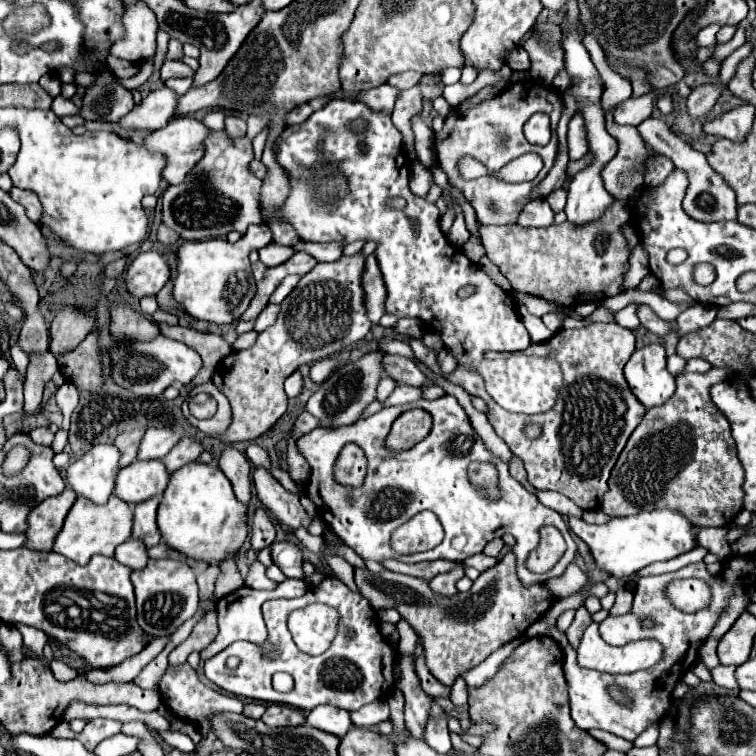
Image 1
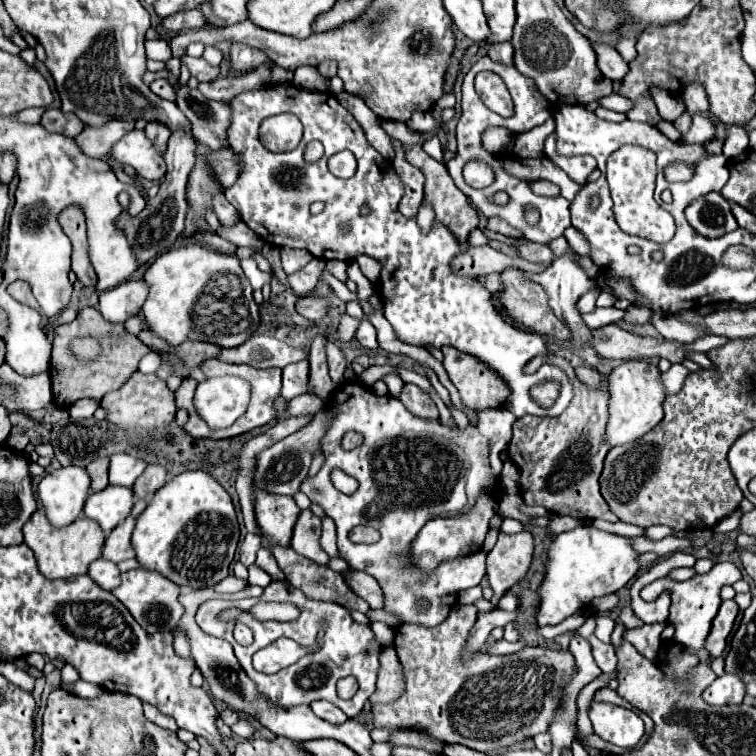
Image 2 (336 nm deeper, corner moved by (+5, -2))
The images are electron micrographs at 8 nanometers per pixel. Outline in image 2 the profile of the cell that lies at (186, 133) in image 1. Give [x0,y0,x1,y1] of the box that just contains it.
[111,130,165,180]

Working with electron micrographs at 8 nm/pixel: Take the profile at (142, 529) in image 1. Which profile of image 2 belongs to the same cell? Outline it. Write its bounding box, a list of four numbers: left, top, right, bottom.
[103,518,135,562]

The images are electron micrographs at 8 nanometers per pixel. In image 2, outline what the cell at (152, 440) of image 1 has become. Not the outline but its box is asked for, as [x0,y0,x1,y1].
[109,452,145,488]

